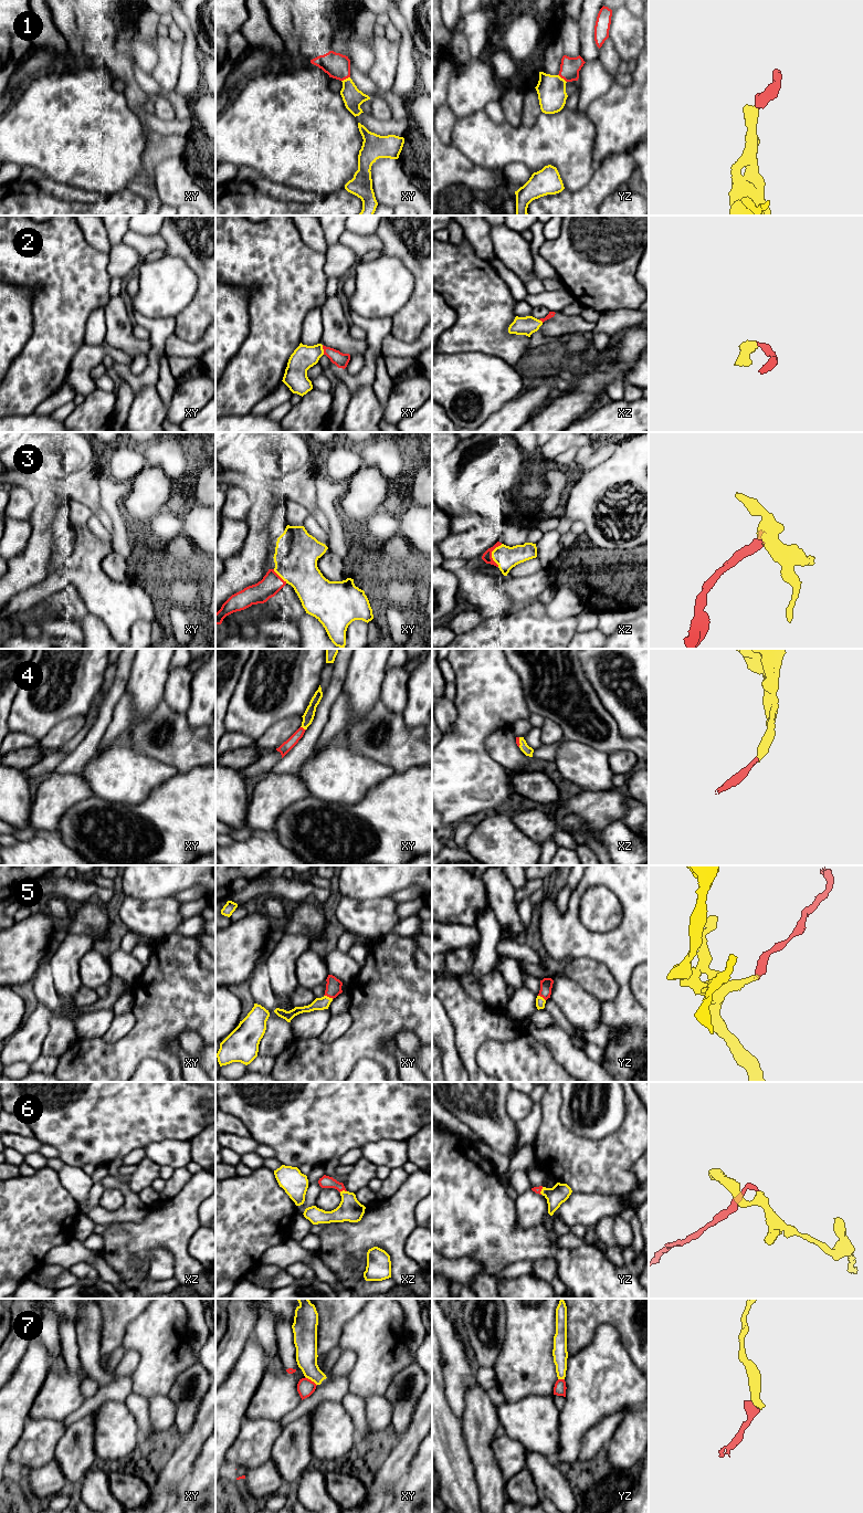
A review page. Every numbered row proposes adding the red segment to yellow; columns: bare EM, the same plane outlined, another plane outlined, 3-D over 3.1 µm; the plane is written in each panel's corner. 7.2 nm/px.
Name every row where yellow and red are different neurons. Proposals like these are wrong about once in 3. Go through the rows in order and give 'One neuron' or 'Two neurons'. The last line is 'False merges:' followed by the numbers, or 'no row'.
1: One neuron
2: One neuron
3: One neuron
4: One neuron
5: One neuron
6: One neuron
7: Two neurons
False merges: 7

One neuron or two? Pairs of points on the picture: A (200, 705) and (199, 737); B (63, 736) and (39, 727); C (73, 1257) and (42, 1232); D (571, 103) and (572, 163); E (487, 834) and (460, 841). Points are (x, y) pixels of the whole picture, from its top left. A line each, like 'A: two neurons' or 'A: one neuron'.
A: two neurons
B: two neurons
C: two neurons
D: two neurons
E: two neurons

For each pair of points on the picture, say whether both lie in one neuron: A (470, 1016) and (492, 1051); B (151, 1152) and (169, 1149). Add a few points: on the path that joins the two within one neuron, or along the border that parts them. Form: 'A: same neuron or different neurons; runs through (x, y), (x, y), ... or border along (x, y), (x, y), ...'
A: different neurons; border along (512, 1041), (487, 1040), (476, 1053), (476, 1064)
B: same neuron; runs through (156, 1152), (165, 1152)

